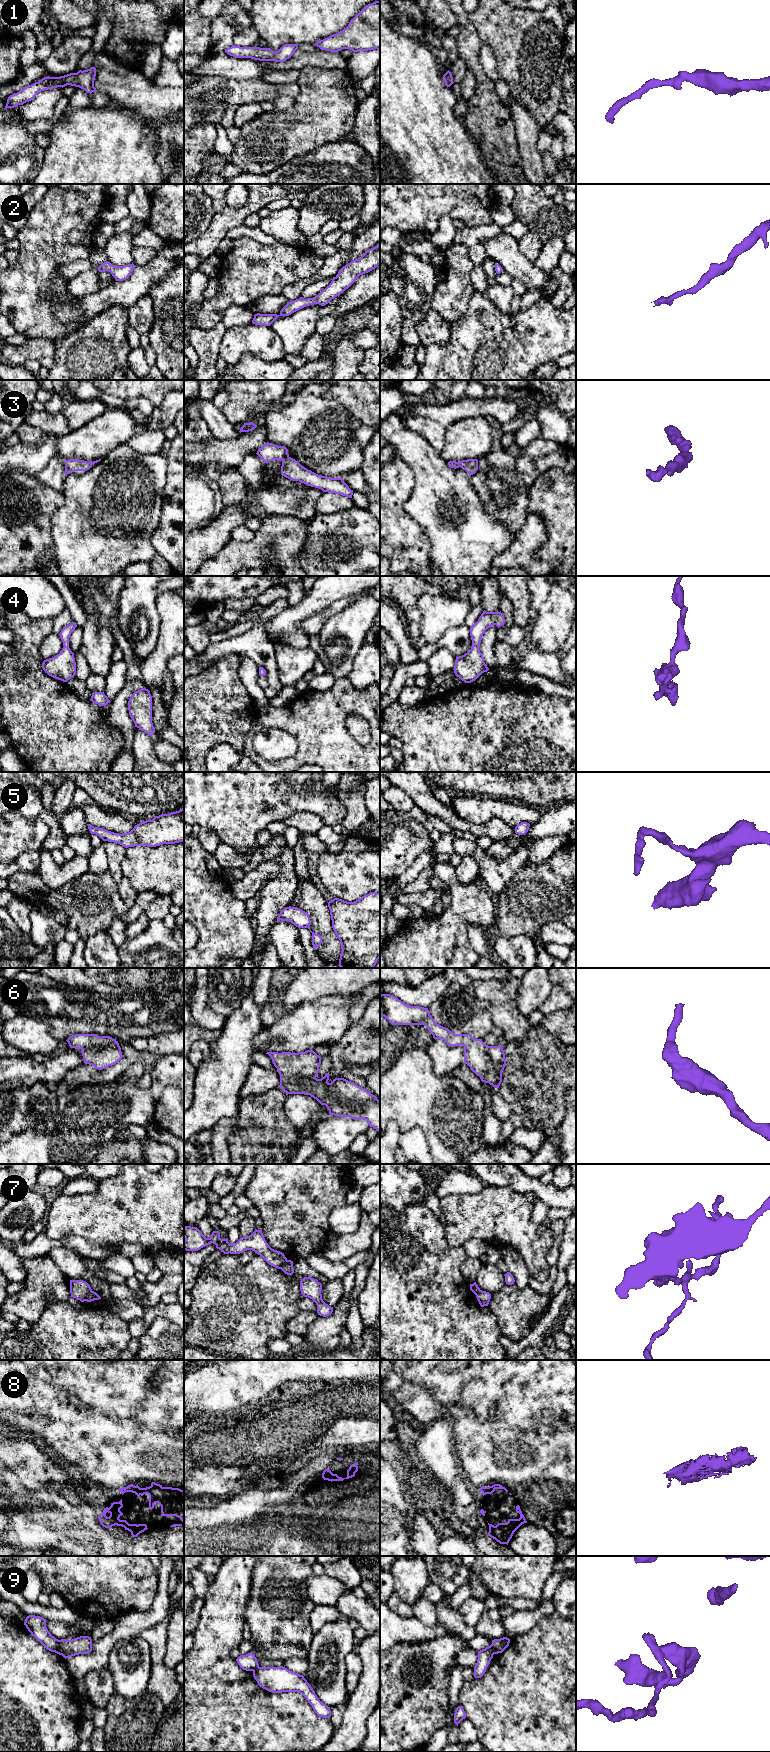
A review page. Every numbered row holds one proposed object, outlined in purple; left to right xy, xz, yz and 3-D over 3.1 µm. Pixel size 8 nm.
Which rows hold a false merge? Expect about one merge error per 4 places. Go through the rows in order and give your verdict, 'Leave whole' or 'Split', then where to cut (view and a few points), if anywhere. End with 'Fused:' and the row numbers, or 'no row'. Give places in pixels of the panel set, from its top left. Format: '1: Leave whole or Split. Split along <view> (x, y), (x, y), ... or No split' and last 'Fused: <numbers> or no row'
1: Leave whole. No split
2: Leave whole. No split
3: Leave whole. No split
4: Leave whole. No split
5: Leave whole. No split
6: Leave whole. No split
7: Split. Split along xy (92, 1291), (85, 1300)
8: Leave whole. No split
9: Split. Split along xy (58, 1640), (58, 1649), (62, 1654)
Fused: 7, 9

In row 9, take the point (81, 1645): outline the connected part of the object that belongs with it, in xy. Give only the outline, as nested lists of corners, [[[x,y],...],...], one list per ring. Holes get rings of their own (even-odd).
[[[80,1636],[72,1640],[59,1640],[59,1650],[65,1659],[79,1654],[90,1653],[92,1648],[92,1639],[89,1636]]]

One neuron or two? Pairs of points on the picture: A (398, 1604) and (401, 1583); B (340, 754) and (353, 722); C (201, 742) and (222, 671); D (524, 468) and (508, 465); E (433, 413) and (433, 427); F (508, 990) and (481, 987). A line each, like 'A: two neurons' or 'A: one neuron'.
A: two neurons
B: two neurons
C: one neuron
D: two neurons
E: two neurons
F: one neuron

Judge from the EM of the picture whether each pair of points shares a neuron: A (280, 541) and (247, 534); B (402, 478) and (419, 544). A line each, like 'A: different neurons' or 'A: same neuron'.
A: different neurons
B: same neuron

